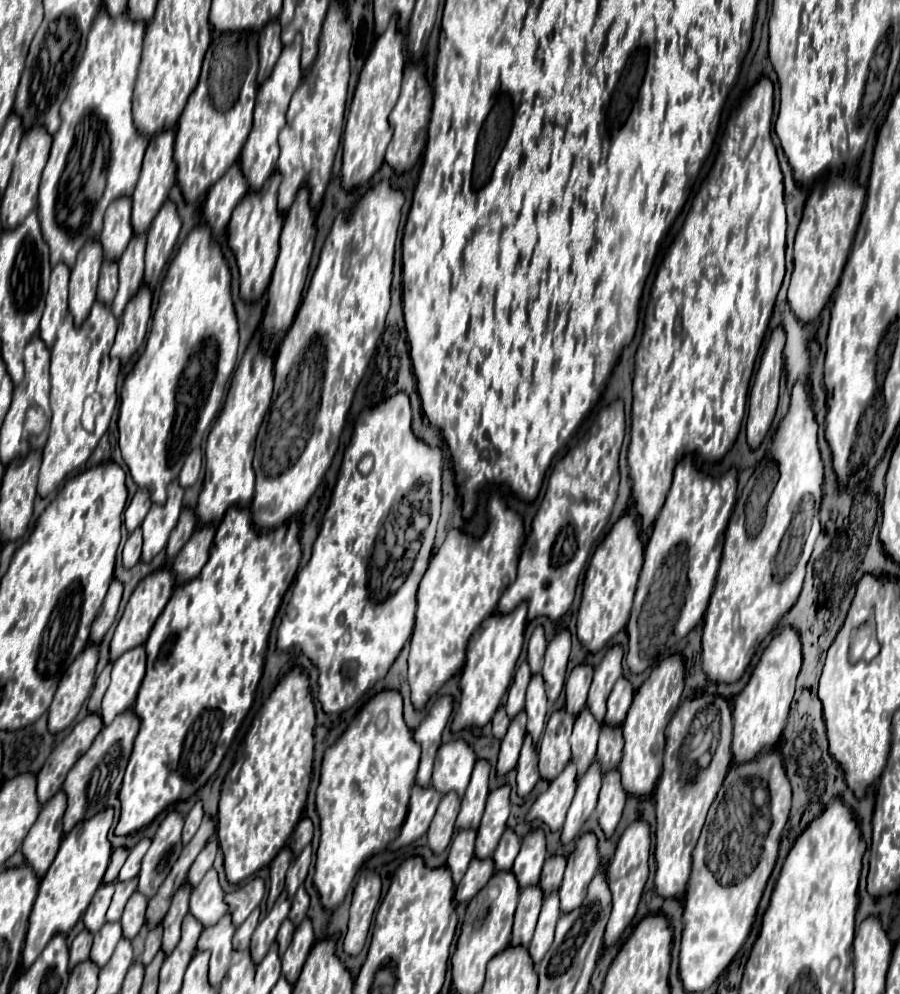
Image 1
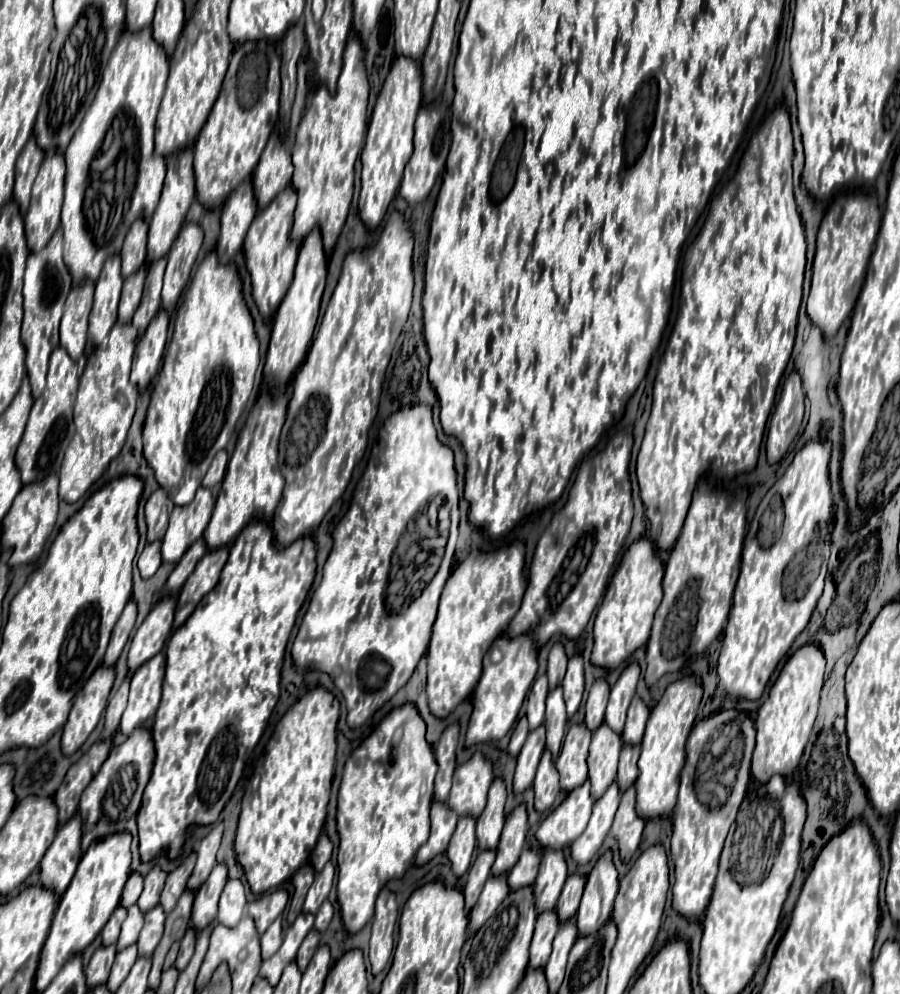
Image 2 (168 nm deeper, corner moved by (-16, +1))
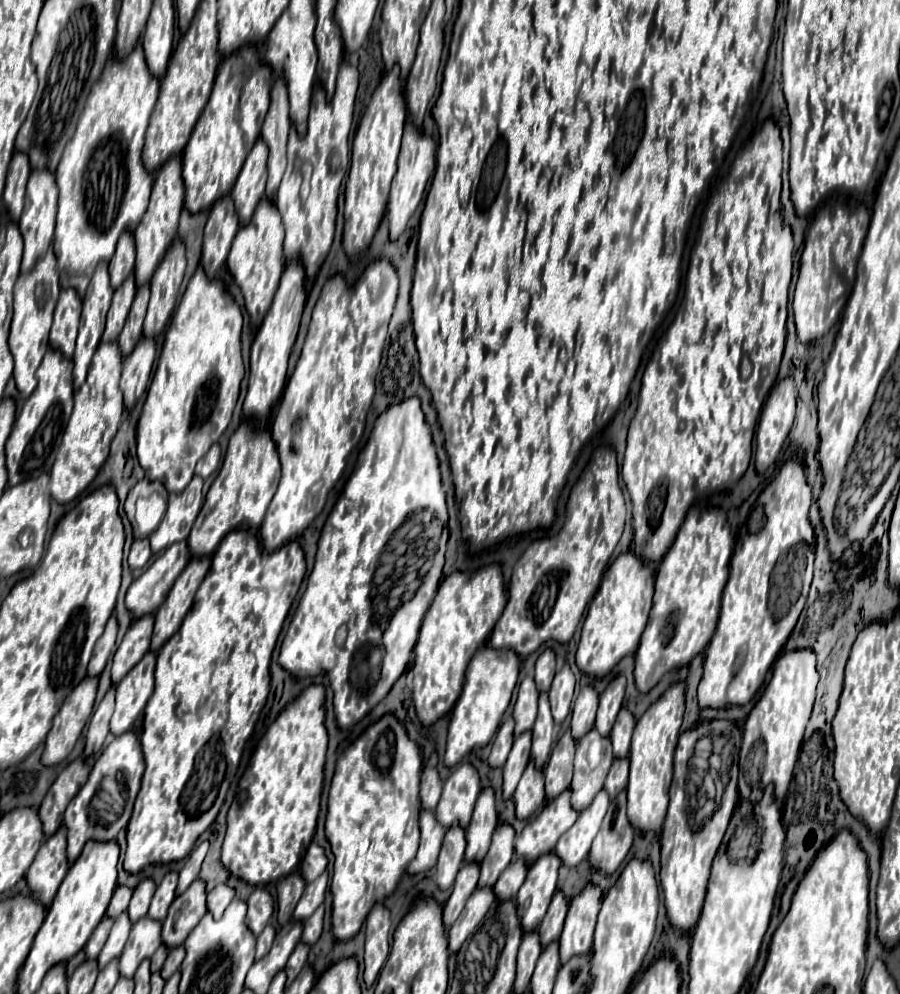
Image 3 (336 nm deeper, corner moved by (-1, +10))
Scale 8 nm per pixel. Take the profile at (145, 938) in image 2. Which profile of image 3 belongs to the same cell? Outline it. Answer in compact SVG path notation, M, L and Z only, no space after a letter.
M141 918L137 924L133 924L131 936L119 958L119 974L123 978L133 978L139 964L145 958L151 958L161 944L161 922Z

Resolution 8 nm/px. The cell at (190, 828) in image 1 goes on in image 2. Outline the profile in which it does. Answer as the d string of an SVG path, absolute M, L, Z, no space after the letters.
M218 821L212 831L200 841L200 845L196 847L196 853L198 853L198 859L196 859L196 865L194 865L194 871L188 879L188 887L190 889L198 889L206 877L210 875L212 867L216 865L216 851L220 847L220 837L222 837L222 823Z

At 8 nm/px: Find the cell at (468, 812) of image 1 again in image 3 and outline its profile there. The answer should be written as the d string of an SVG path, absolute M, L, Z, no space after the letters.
M485 788L477 800L477 808L473 812L473 820L465 832L467 836L467 862L481 862L491 846L493 830L497 828L497 810L495 810L495 796L491 788Z

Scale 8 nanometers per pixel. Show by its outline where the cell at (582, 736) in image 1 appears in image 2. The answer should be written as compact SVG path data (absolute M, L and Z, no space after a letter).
M602 723L592 733L590 755L588 755L588 779L592 783L592 797L598 799L608 785L616 779L616 765L620 755L622 737Z

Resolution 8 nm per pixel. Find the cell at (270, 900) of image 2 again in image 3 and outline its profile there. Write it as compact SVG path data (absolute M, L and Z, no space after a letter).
M255 890L249 896L249 912L247 912L247 926L249 930L259 936L263 932L263 928L267 926L269 918L273 916L273 898L267 890Z

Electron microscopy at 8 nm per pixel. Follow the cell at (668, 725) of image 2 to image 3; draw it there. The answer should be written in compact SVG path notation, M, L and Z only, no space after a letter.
M673 684L649 710L637 720L631 742L631 774L627 786L627 814L631 824L641 832L661 832L669 806L669 786L673 778L673 754L681 732L685 712L685 684Z

